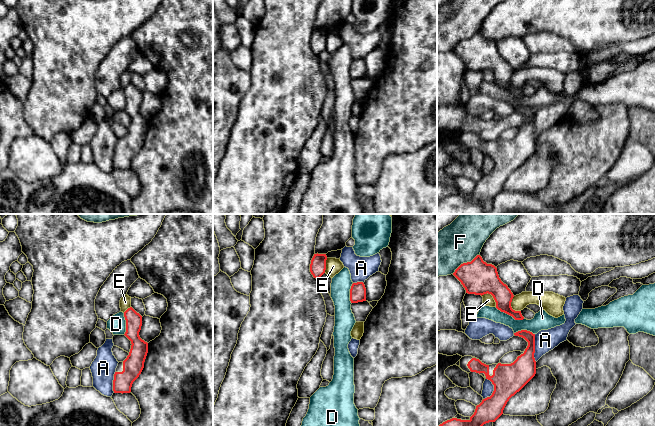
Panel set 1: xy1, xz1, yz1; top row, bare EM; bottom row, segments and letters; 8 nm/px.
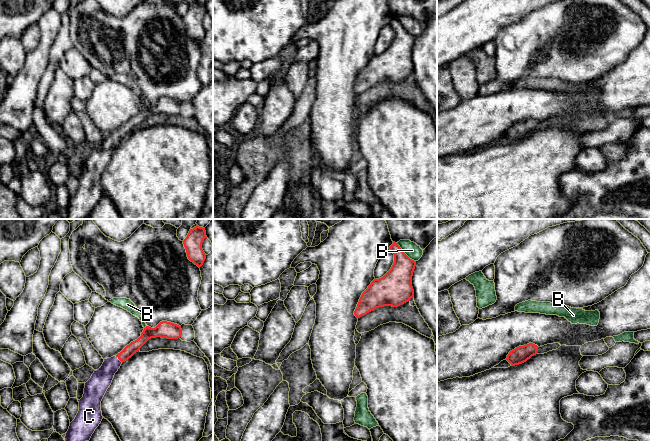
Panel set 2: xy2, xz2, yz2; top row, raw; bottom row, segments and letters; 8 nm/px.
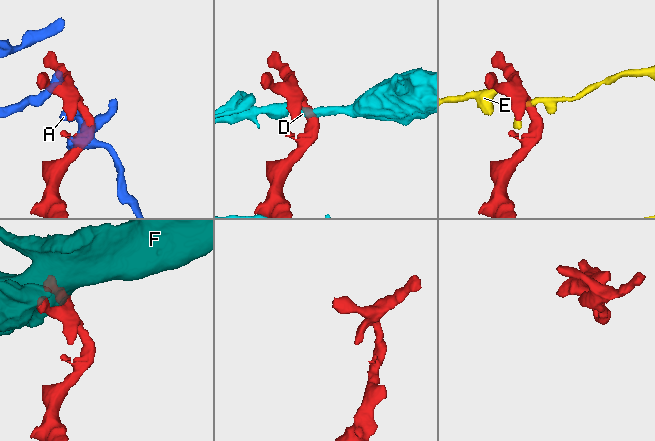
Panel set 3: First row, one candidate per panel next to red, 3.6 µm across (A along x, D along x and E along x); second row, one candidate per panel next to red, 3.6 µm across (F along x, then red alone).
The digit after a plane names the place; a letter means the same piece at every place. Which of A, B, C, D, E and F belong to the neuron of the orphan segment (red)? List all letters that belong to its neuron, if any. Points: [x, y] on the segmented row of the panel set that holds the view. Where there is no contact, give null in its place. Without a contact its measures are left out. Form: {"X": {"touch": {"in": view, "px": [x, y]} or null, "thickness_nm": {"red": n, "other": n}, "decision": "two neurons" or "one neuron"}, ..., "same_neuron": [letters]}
{"A": {"touch": {"in": "yz1", "px": [534, 348]}, "thickness_nm": {"red": 200, "other": 180}, "decision": "two neurons"}, "B": {"touch": {"in": "xz2", "px": [404, 253]}, "thickness_nm": {"red": 240, "other": 120}, "decision": "two neurons"}, "C": {"touch": {"in": "xy2", "px": [119, 359]}, "thickness_nm": {"red": 90, "other": 170}, "decision": "one neuron"}, "D": {"touch": {"in": "yz1", "px": [510, 315]}, "thickness_nm": {"red": 150, "other": 130}, "decision": "two neurons"}, "E": {"touch": {"in": "yz1", "px": [492, 295]}, "thickness_nm": {"red": 280, "other": 90}, "decision": "two neurons"}, "F": {"touch": {"in": "yz1", "px": [465, 263]}, "thickness_nm": {"red": 280, "other": 360}, "decision": "two neurons"}, "same_neuron": ["C"]}

